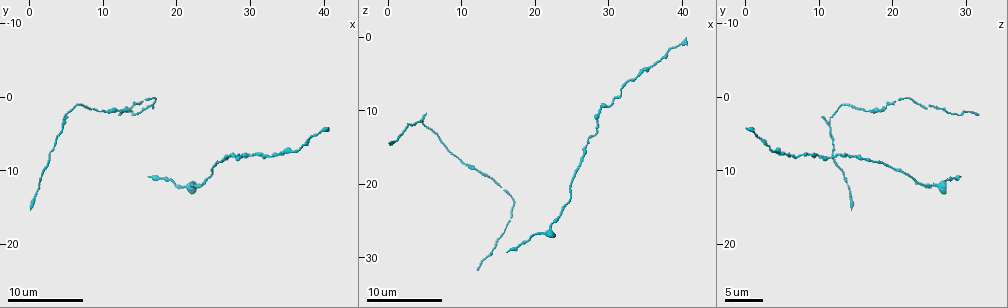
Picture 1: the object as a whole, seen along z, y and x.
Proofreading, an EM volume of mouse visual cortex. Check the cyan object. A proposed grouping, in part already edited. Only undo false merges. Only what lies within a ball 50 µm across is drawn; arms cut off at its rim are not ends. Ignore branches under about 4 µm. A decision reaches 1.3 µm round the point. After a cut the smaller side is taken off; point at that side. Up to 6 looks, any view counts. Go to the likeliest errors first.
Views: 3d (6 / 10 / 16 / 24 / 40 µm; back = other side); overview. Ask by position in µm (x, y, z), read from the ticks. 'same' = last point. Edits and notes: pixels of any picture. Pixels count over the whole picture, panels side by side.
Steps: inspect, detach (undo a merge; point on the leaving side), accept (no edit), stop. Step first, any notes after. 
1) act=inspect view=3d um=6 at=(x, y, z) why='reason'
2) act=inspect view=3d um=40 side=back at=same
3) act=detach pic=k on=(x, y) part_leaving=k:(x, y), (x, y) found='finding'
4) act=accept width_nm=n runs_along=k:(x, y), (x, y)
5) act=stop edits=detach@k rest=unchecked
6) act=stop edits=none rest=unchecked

act=inspect view=3d um=10 at=(28.5, 8.5, 11.0) why='sudden change in width'

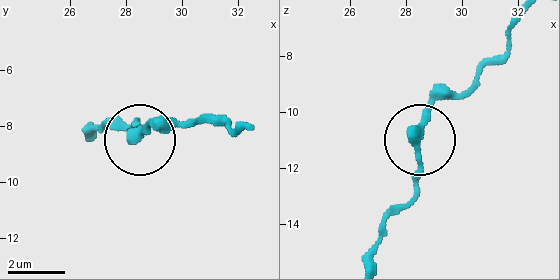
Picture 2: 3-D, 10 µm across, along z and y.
act=accept width_nm=320 runs_along=2:(367, 258), (384, 222), (415, 193), (422, 122), (479, 74) found='all the same neuron'

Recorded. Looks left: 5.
act=inspect view=3d um=10 at=(5.0, 2.5, 11.5) why='thick turns thin'

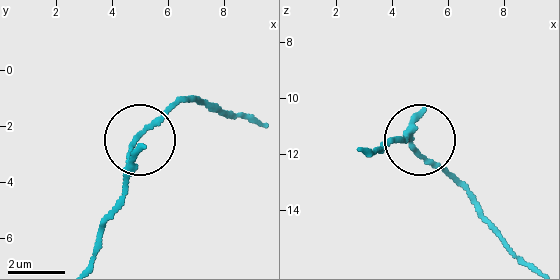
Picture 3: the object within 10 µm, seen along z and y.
act=inspect view=3d um=10 side=back at=(4.7, 2.7, 11.6)

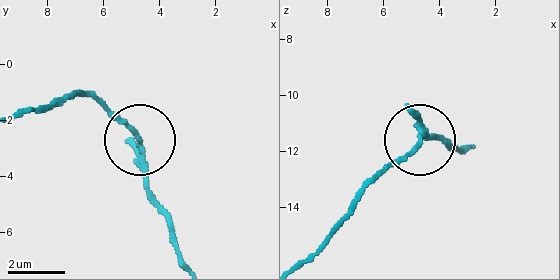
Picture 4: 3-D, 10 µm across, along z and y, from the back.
act=accept width_nm=130 runs_along=4:(300, 263), (422, 134), (436, 134) found='all the same neuron'

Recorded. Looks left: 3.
act=inspect view=3d um=10 at=(35.5, 7.0, 4.5) why='thick turns thin'

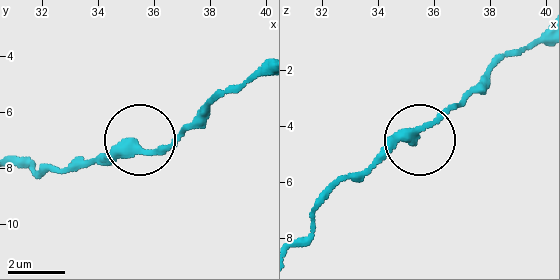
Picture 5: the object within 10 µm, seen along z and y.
act=inspect view=3d um=6 at=(35.4, 7.3, 4.2)

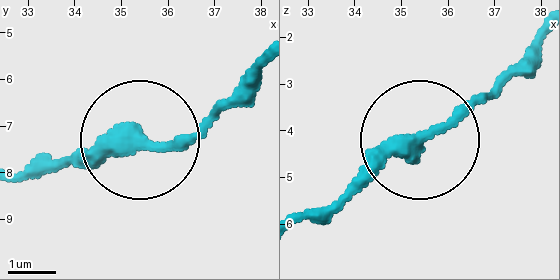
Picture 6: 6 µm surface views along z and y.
act=accept runs_along=6:(17, 177), (184, 141), (252, 90) found='continuous, no second neuron'

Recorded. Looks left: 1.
act=stop edits=none rest=unchecked

